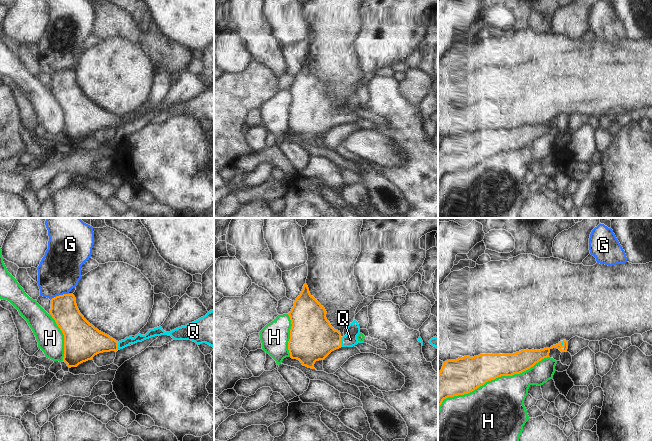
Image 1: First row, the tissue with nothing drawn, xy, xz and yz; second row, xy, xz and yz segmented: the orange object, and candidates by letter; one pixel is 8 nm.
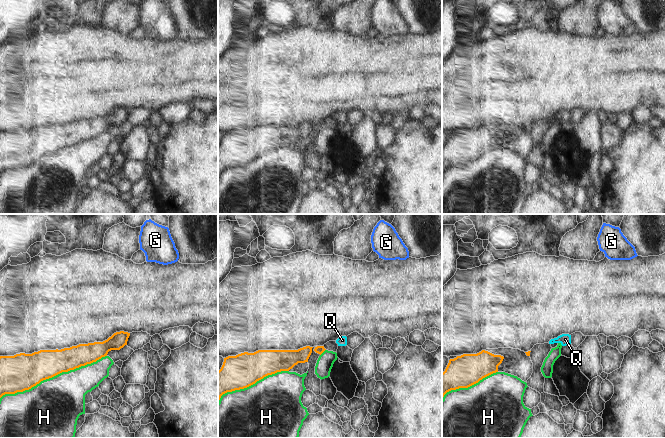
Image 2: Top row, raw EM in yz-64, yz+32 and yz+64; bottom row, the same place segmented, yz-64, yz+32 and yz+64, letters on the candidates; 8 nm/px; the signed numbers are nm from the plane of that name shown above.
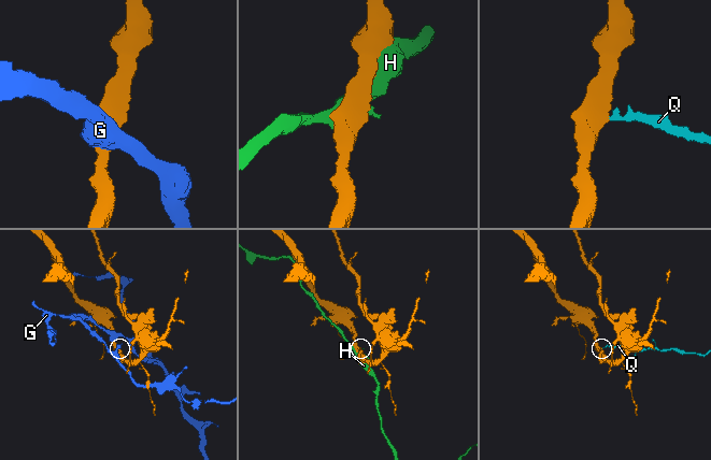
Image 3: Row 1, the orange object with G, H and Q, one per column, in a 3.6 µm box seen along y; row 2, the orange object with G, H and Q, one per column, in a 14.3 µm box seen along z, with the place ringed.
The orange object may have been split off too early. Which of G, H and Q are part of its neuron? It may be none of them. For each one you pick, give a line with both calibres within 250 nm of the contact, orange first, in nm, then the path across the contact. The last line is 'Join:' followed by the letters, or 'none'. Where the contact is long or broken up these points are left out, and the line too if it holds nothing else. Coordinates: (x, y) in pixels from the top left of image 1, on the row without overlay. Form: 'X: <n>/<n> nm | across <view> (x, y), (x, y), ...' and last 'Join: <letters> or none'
Q: 360/110 nm | across xz (312, 114), (330, 115), (340, 118), (350, 115)
Join: Q

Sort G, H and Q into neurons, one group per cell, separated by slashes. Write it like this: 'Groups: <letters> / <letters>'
Groups: G / H / Q.

